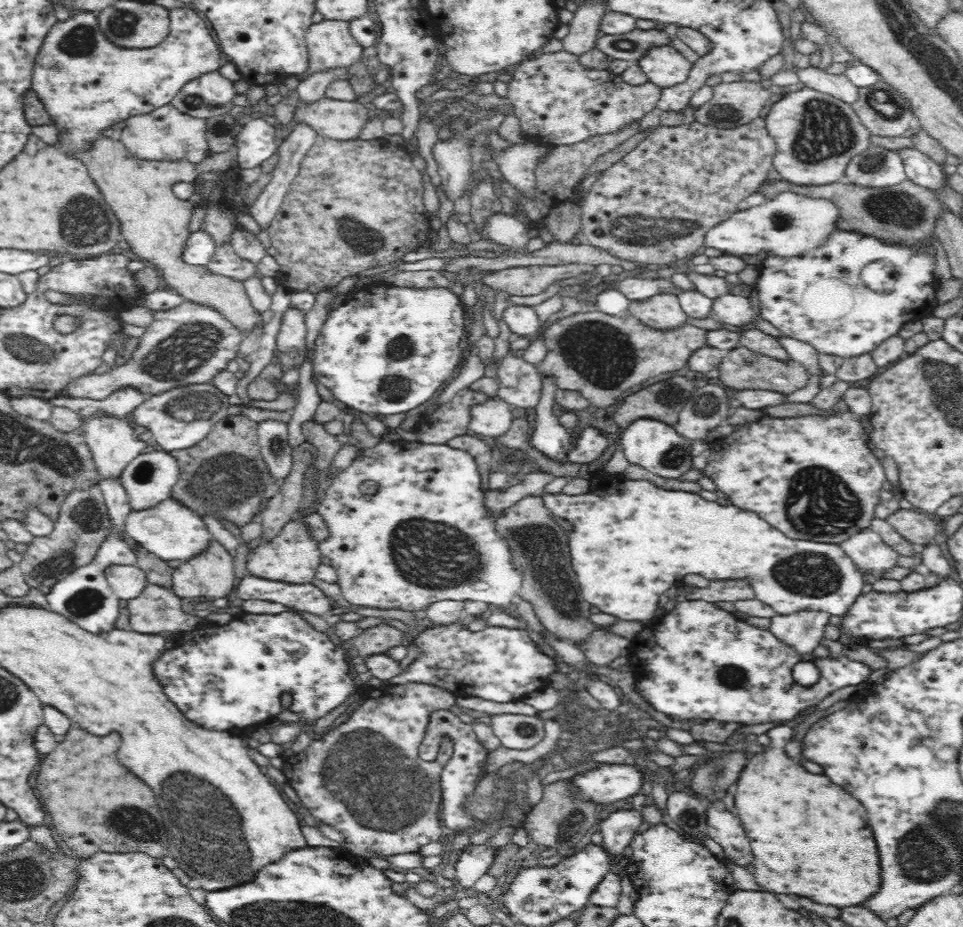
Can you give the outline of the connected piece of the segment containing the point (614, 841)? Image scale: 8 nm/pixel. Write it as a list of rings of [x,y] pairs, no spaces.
[[[614,810],[604,820],[599,820],[597,830],[602,835],[601,845],[606,847],[610,855],[610,870],[623,878],[625,866],[619,864],[624,857],[624,844],[631,842],[637,827],[643,821],[636,810]]]

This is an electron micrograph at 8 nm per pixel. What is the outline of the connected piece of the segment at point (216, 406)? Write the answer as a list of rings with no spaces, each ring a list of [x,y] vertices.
[[[213,383],[181,386],[146,397],[143,404],[134,410],[132,423],[146,428],[159,450],[162,448],[166,452],[186,449],[206,438],[214,425],[229,416],[228,408],[233,401]]]

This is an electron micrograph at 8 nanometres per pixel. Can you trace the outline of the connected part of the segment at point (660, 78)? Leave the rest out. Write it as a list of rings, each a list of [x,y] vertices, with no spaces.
[[[659,46],[651,48],[638,65],[649,82],[663,90],[684,84],[689,77],[690,62],[674,47]]]

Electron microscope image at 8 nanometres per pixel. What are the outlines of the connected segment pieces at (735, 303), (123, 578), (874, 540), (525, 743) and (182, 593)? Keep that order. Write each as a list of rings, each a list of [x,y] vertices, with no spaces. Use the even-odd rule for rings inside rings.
[[[728,294],[713,302],[712,319],[721,323],[741,326],[754,318],[747,298]]]
[[[110,566],[105,570],[105,577],[112,592],[119,600],[127,600],[140,596],[147,587],[145,572],[134,566]]]
[[[870,528],[843,540],[839,547],[852,562],[852,567],[862,576],[864,574],[886,576],[887,572],[880,572],[878,566],[880,568],[886,566],[890,570],[898,564],[897,559],[900,556],[898,552],[892,550],[891,545],[882,542],[882,537]]]
[[[522,714],[492,715],[488,724],[500,739],[500,745],[512,750],[528,750],[543,740],[542,719]]]
[[[216,540],[195,559],[173,569],[171,590],[180,598],[224,598],[234,586],[233,558]]]

